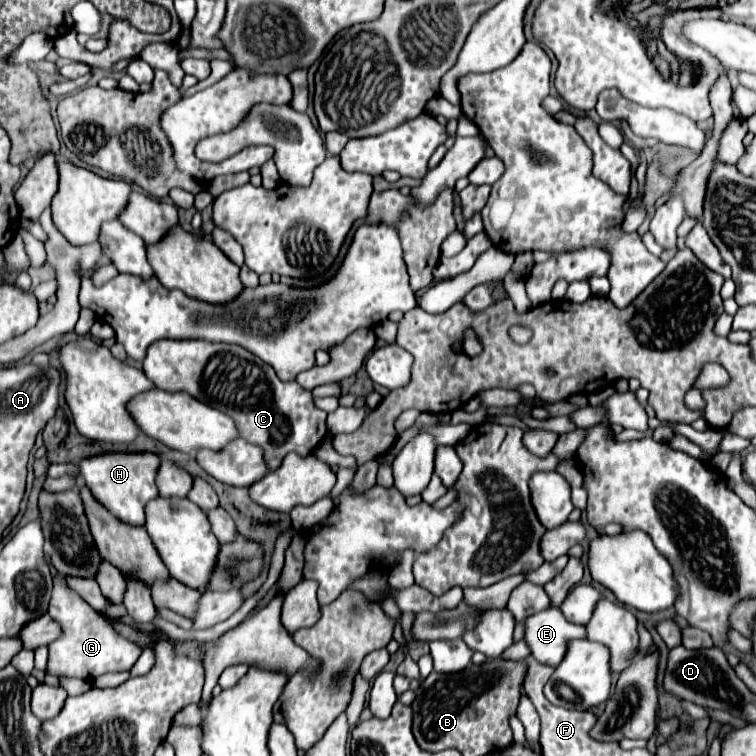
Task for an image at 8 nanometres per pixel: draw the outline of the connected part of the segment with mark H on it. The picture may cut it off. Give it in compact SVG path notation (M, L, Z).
M106 452L106 454L82 458L80 462L84 482L94 494L94 498L102 502L116 518L134 526L144 524L144 506L148 500L158 496L158 488L154 482L158 466L160 466L160 458L152 452L138 452L138 454Z

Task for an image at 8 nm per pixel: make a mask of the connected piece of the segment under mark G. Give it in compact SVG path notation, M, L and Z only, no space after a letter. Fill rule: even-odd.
M56 574L54 576L54 588L52 588L52 600L48 614L62 624L64 634L48 646L50 658L46 666L46 674L56 678L82 678L92 682L96 676L106 672L122 672L130 670L134 662L138 660L142 648L128 642L124 636L112 630L110 622L98 614L94 608L90 608L68 584L66 576Z

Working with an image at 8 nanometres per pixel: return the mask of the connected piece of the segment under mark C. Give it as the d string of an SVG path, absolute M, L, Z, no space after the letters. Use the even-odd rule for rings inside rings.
M158 340L146 352L144 372L156 388L168 392L184 390L204 404L210 404L212 408L226 410L234 424L238 424L238 432L242 432L242 438L250 444L258 444L262 452L266 452L268 470L276 470L288 452L296 452L300 456L310 454L326 436L326 412L314 406L312 392L304 390L296 382L282 382L270 364L262 362L258 356L240 346L216 344L206 340Z

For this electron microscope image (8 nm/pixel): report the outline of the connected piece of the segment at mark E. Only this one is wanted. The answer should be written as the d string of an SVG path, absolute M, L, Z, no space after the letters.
M546 608L546 612L538 612L526 620L524 624L524 640L530 648L530 654L550 666L558 666L562 656L566 654L568 640L586 638L584 626L570 624L558 608Z

